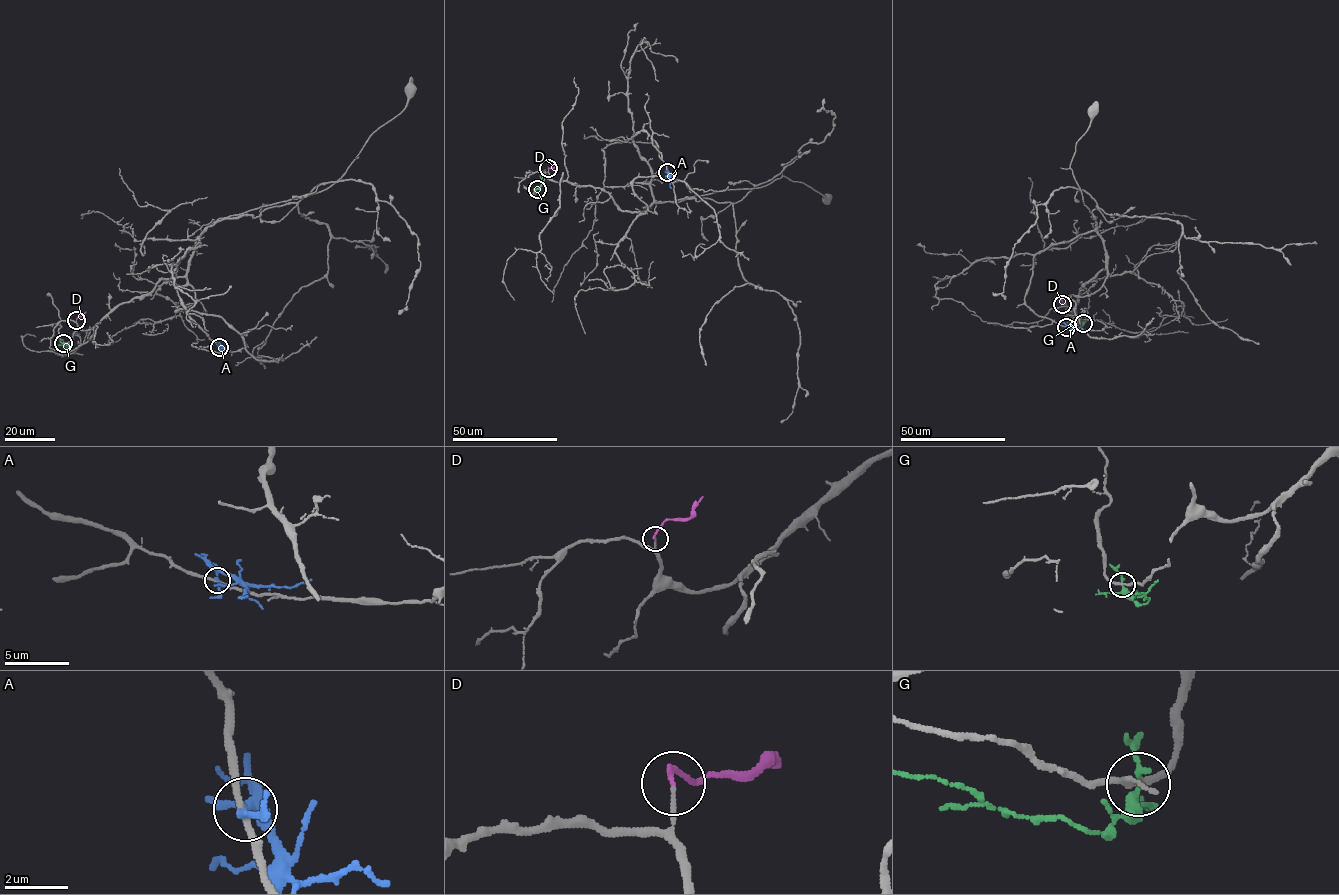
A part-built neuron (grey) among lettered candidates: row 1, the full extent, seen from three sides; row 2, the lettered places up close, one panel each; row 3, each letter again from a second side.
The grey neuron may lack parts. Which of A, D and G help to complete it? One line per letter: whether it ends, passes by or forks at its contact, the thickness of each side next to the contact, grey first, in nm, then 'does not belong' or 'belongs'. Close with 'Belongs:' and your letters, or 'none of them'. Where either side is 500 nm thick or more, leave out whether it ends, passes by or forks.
A: it forks there; 200 nm thick on the grey side, 170 nm on the other; does not belong
D: it ends there; 120 nm thick on the grey side, 150 nm on the other; belongs
G: it forks there; 150 nm thick on the grey side, 220 nm on the other; does not belong
Belongs: D

